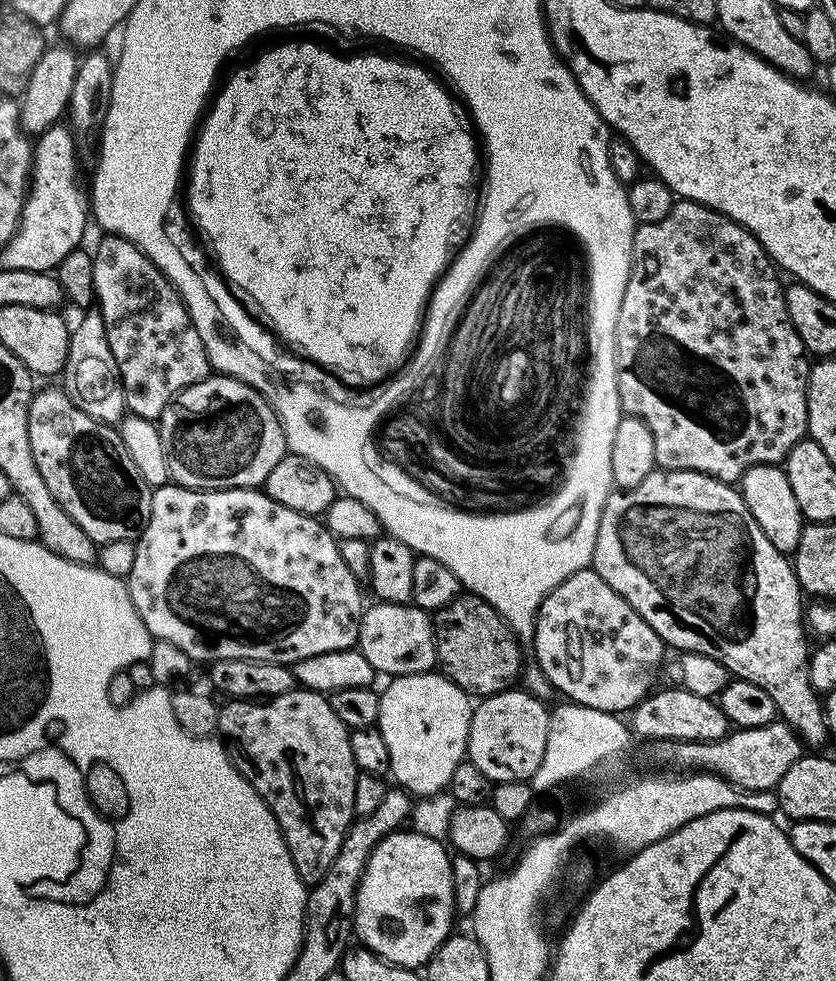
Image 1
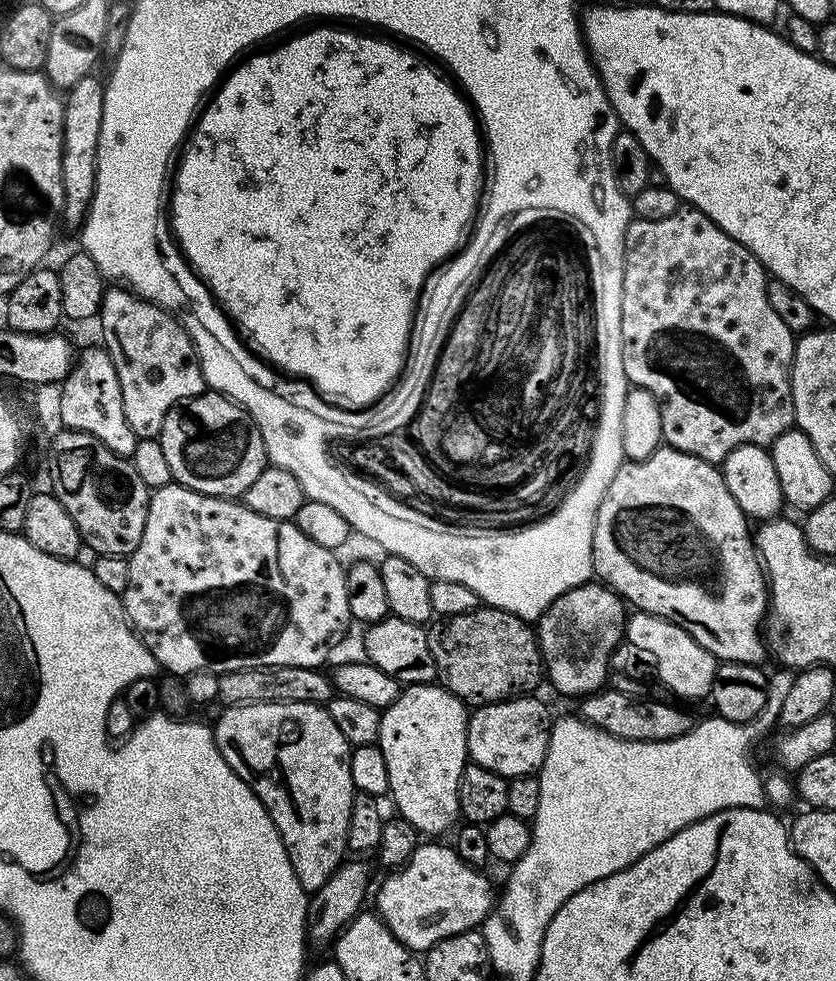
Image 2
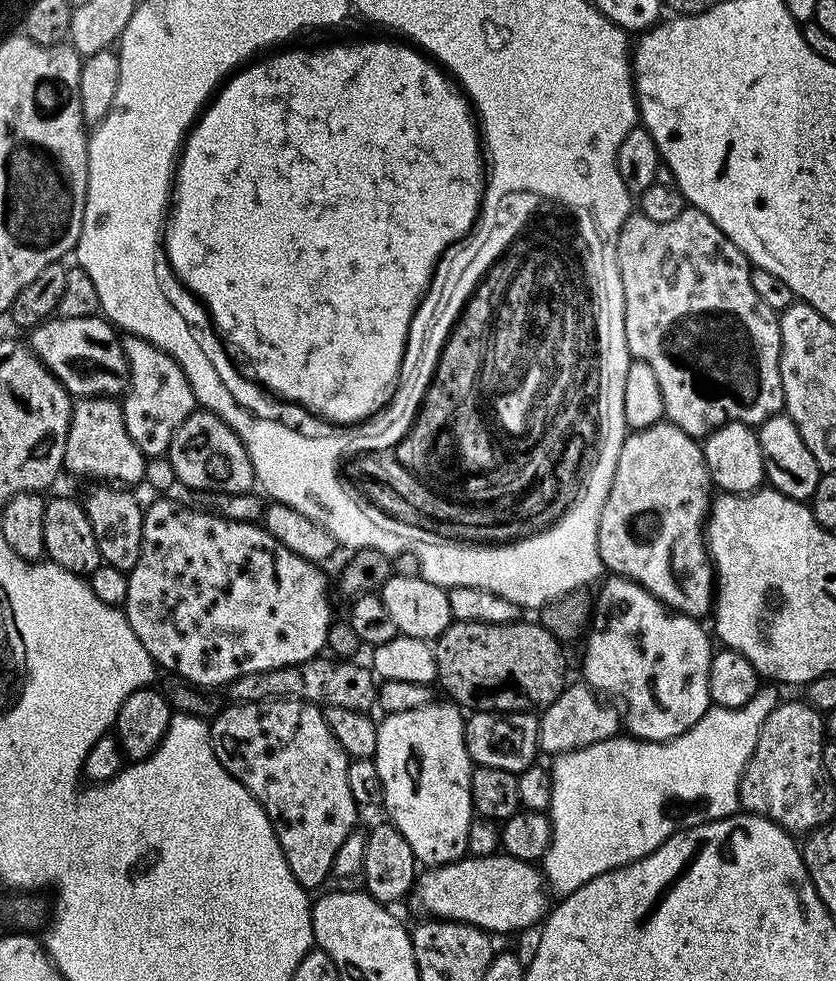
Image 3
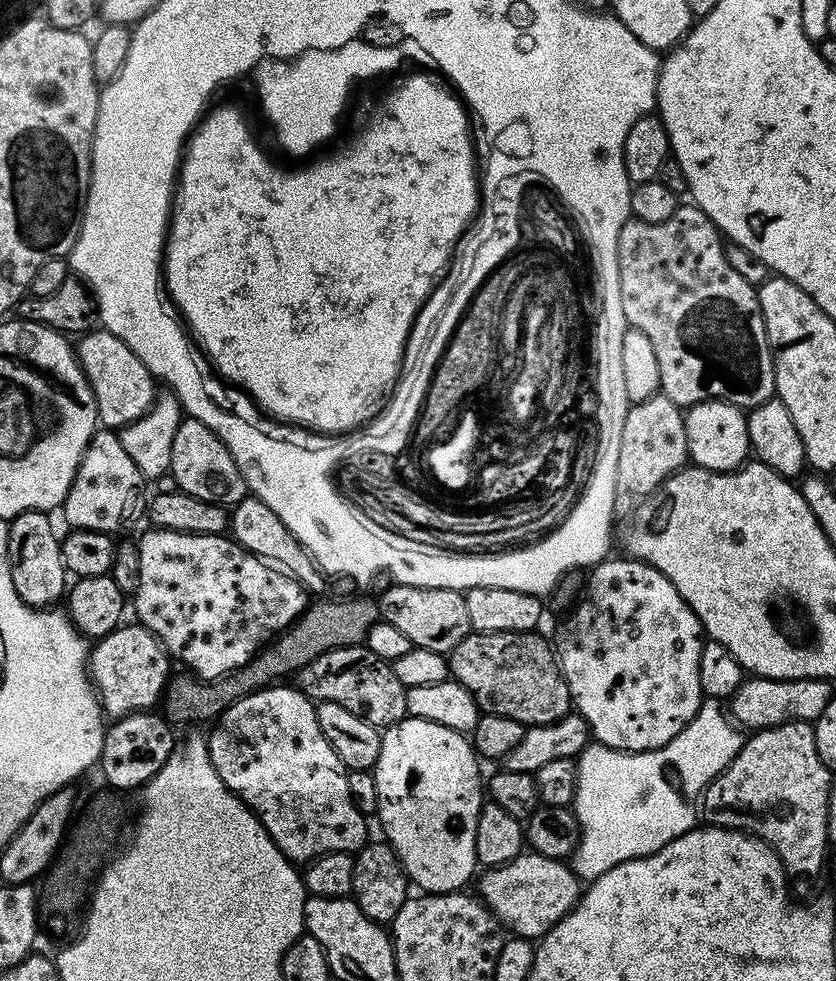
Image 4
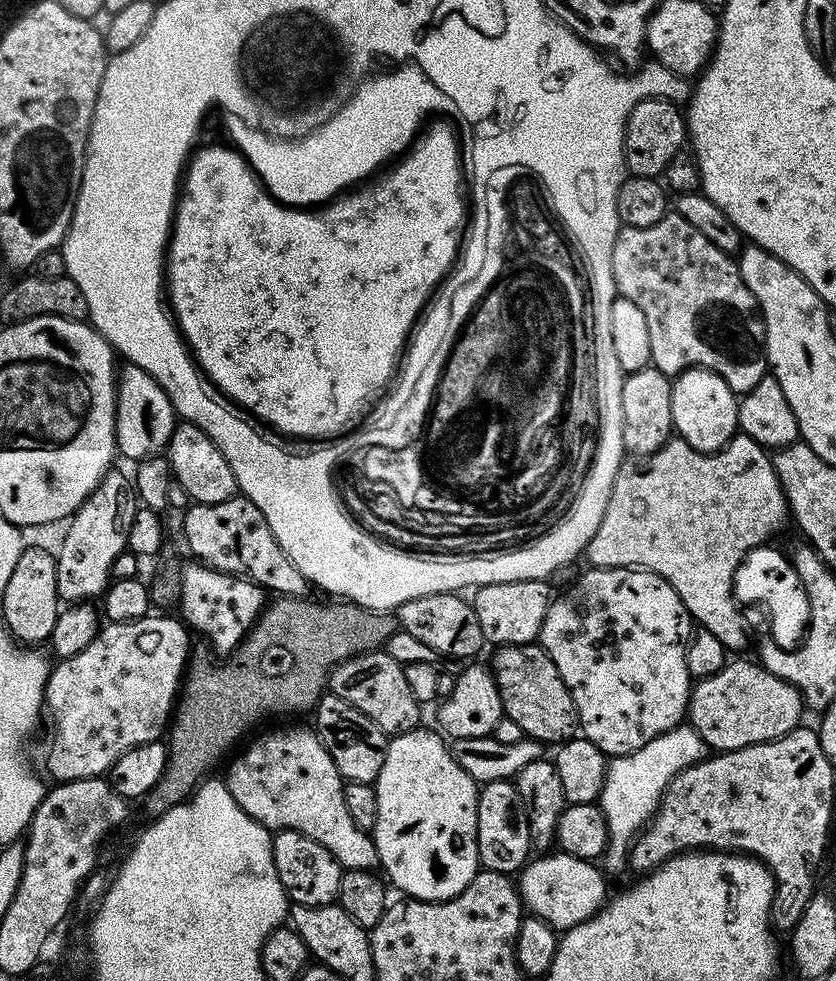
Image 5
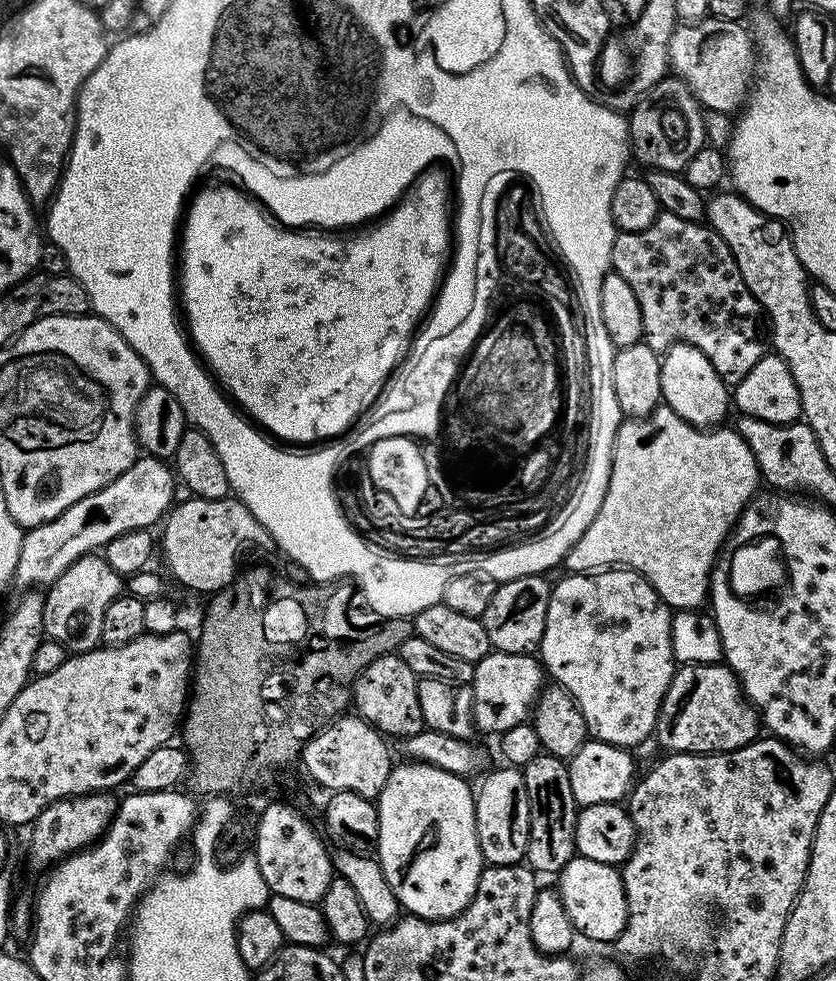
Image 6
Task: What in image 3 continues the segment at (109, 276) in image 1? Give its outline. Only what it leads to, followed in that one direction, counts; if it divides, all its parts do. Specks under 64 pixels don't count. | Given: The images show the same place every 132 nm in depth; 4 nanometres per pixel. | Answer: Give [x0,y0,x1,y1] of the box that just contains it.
[122,335,197,458]

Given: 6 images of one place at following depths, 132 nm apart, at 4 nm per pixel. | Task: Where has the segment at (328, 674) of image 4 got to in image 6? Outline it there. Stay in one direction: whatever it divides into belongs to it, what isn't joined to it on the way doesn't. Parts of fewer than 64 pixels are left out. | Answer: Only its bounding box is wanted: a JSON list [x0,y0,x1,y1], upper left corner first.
[352,654,425,742]

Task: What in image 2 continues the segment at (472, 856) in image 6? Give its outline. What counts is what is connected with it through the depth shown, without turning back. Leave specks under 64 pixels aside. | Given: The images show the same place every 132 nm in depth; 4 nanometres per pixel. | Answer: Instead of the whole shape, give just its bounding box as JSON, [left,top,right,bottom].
[378,682,469,833]

